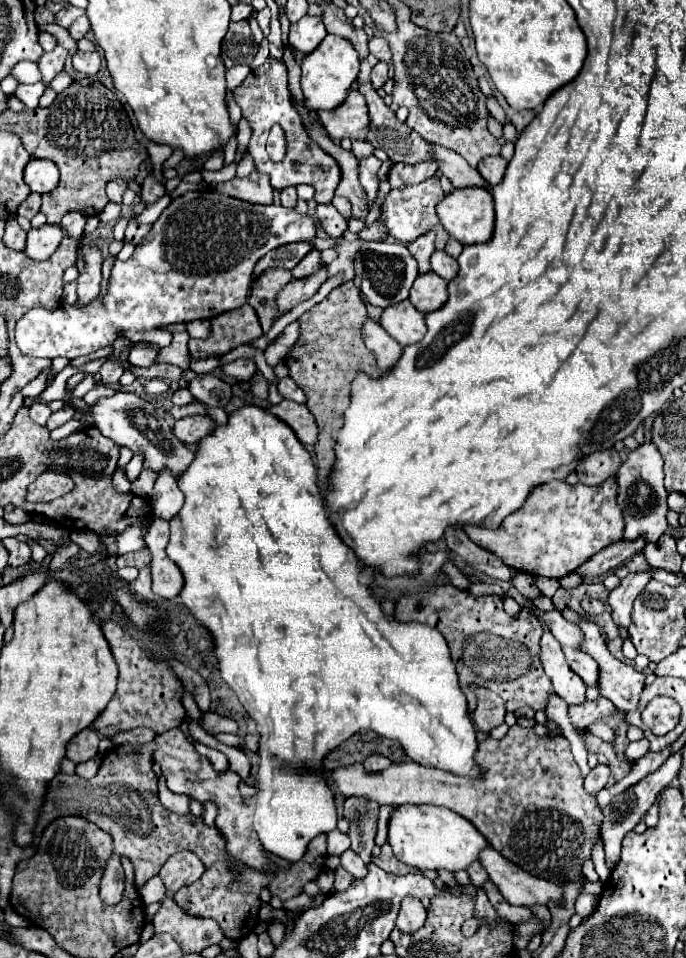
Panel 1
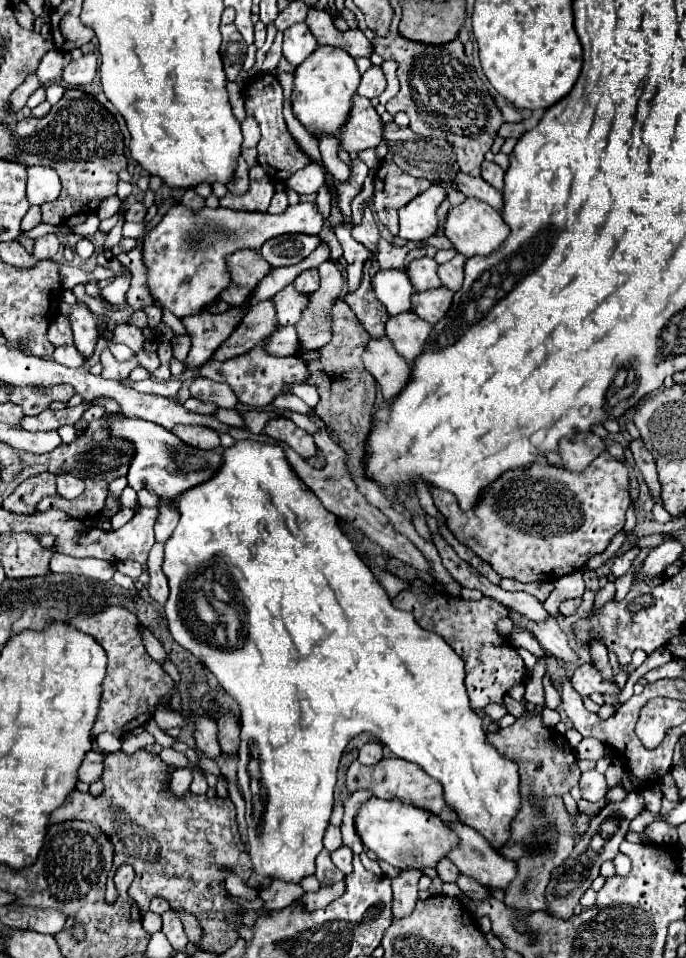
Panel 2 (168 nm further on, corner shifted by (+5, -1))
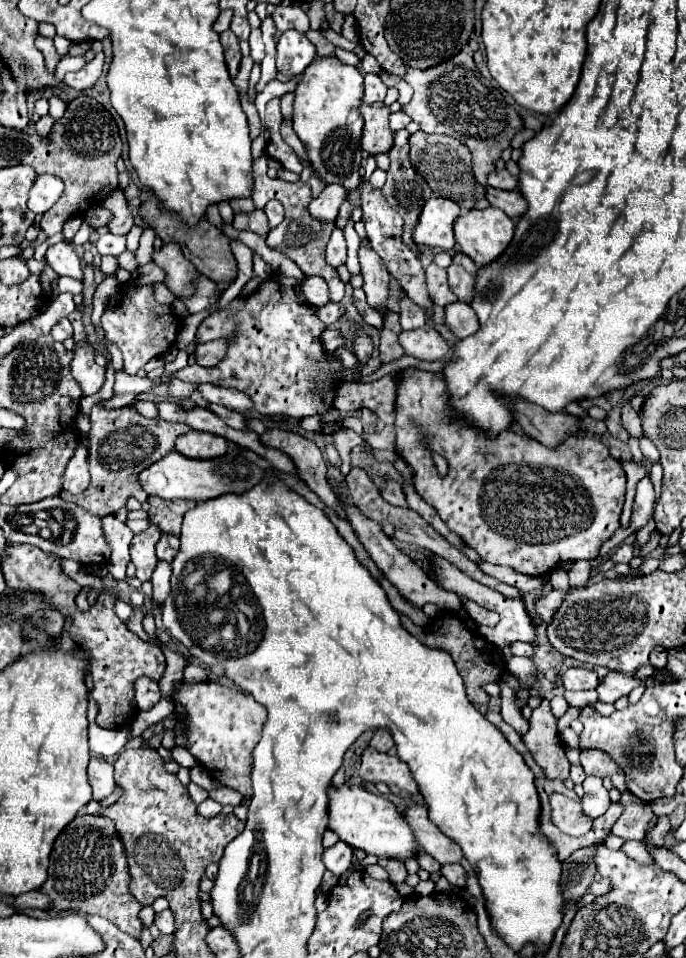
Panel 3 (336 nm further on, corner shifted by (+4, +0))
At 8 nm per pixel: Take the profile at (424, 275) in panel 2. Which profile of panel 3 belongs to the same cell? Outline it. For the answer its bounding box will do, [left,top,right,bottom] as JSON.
[427,263,457,307]

